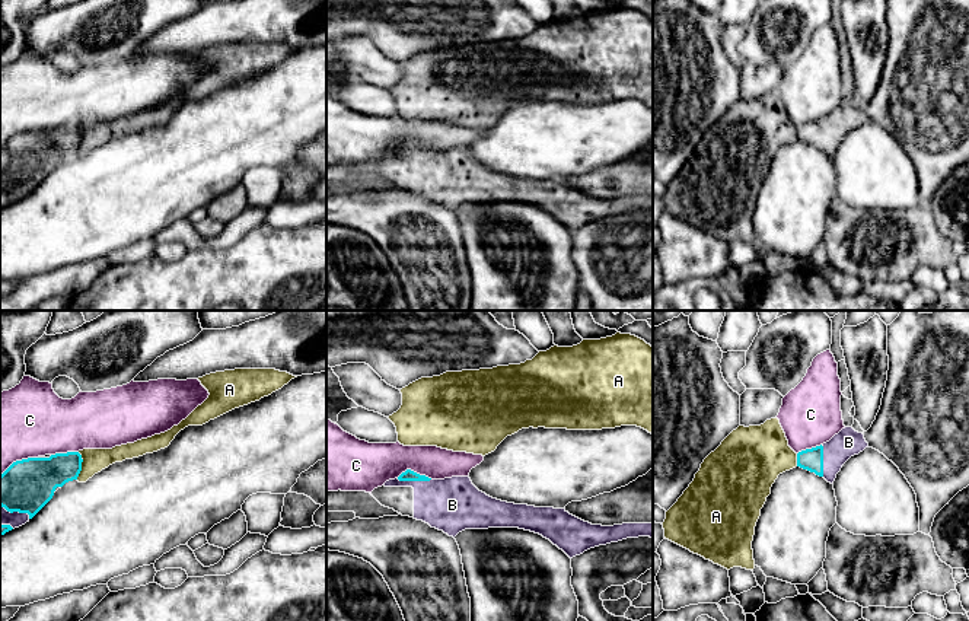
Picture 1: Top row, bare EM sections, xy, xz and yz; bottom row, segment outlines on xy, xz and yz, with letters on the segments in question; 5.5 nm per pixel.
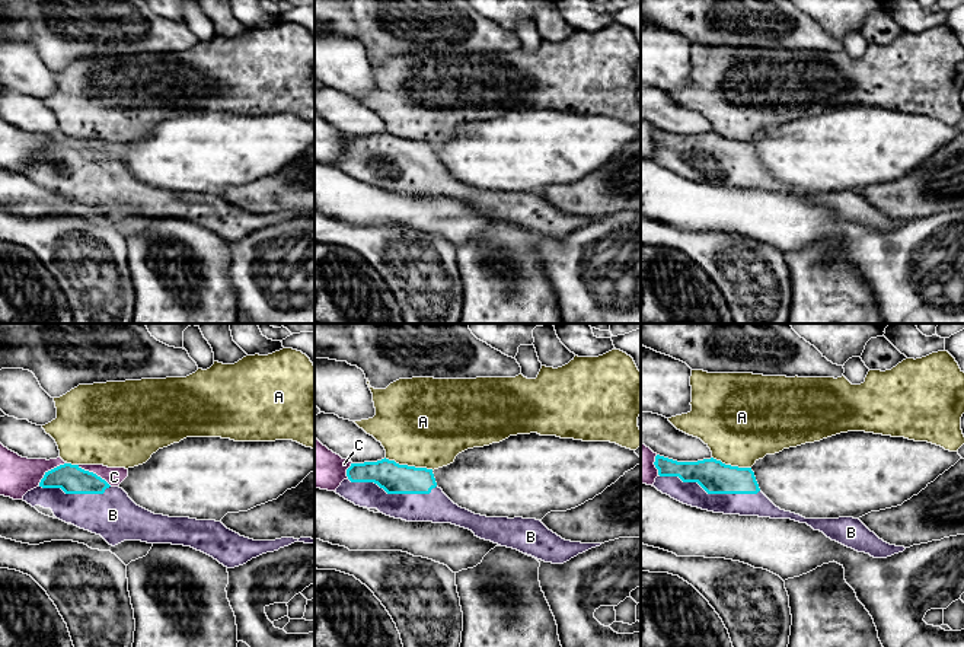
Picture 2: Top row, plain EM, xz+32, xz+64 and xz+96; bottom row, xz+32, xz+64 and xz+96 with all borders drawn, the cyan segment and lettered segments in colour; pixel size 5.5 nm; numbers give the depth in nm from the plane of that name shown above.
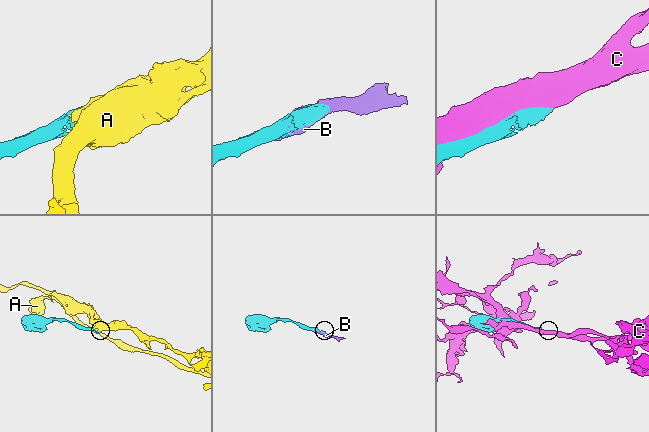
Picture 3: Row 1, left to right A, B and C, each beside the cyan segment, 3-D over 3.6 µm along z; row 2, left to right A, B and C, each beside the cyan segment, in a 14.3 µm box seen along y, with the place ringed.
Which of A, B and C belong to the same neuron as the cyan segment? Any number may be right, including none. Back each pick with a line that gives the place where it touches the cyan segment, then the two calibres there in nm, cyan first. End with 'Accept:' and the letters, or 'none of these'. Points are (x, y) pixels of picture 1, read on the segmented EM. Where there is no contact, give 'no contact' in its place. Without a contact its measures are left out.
A: meets cyan in xy at (80, 465); 220 nm thick on the cyan side, 130 nm on the other
B: meets cyan in xz at (414, 480); 60 nm thick on the cyan side, 300 nm on the other
Accept: A, B

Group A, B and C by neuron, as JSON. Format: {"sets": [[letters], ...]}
{"sets": [["A", "B"], ["C"]]}

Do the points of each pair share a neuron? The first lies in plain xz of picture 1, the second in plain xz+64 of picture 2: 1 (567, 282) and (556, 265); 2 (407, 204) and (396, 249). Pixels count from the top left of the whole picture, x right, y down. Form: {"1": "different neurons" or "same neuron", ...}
{"1": "different neurons", "2": "same neuron"}

